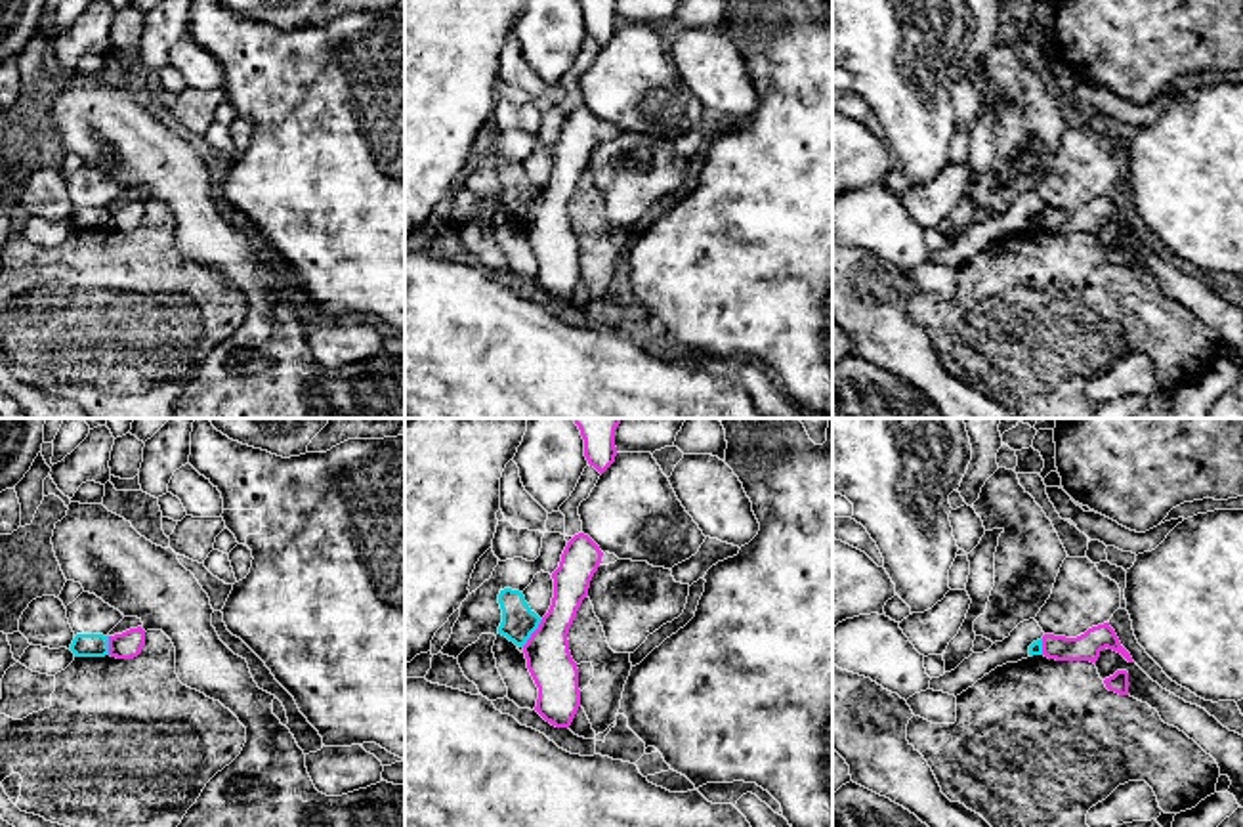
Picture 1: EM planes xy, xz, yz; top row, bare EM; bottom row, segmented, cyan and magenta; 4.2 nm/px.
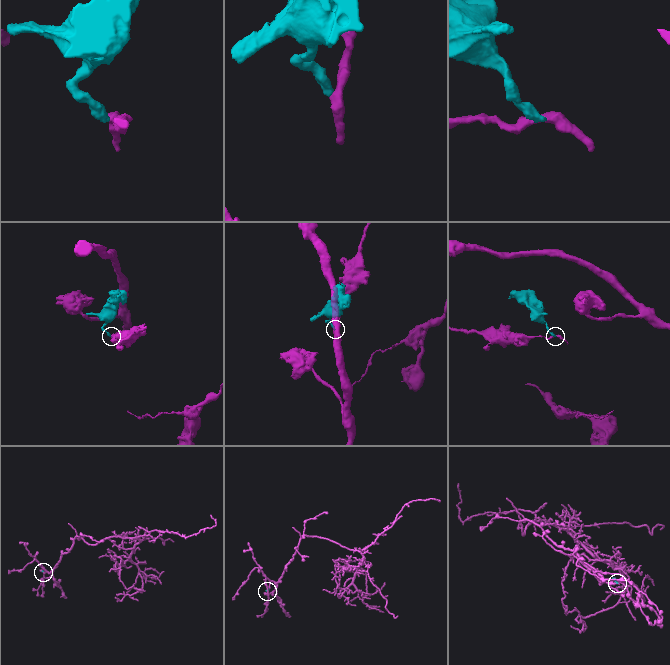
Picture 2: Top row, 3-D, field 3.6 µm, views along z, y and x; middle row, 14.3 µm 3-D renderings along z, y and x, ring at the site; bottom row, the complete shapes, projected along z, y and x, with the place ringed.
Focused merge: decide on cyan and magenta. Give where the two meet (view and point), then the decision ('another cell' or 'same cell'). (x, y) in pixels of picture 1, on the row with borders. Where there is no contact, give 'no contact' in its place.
contact xz (533, 631); another cell

